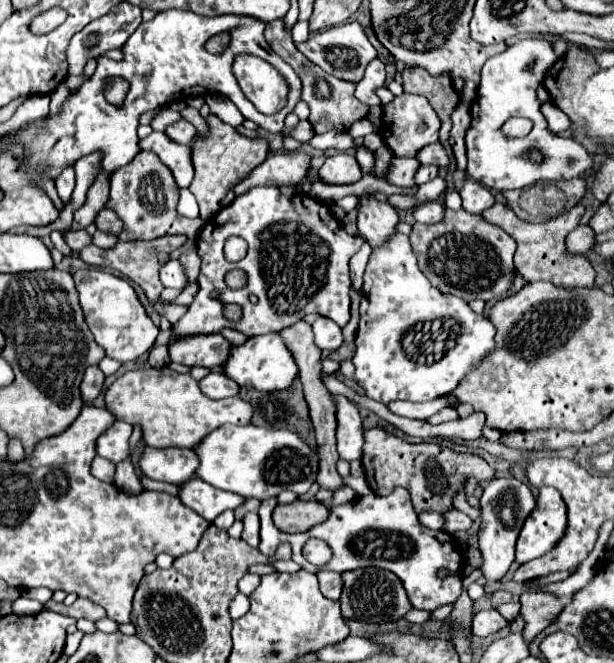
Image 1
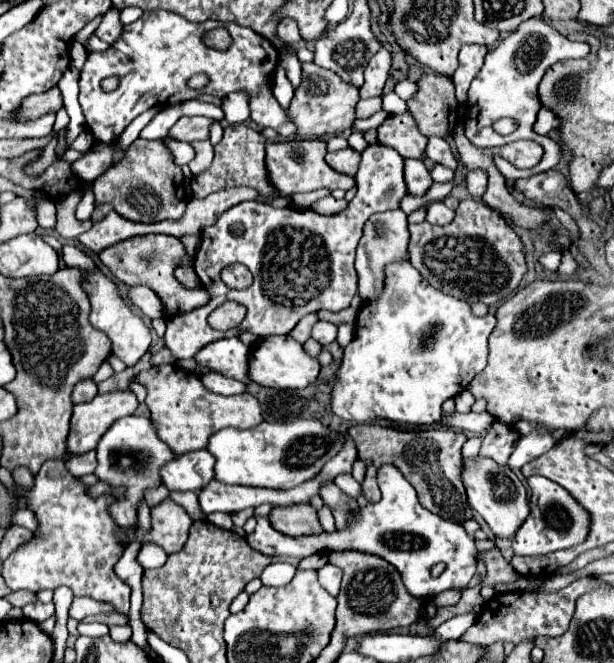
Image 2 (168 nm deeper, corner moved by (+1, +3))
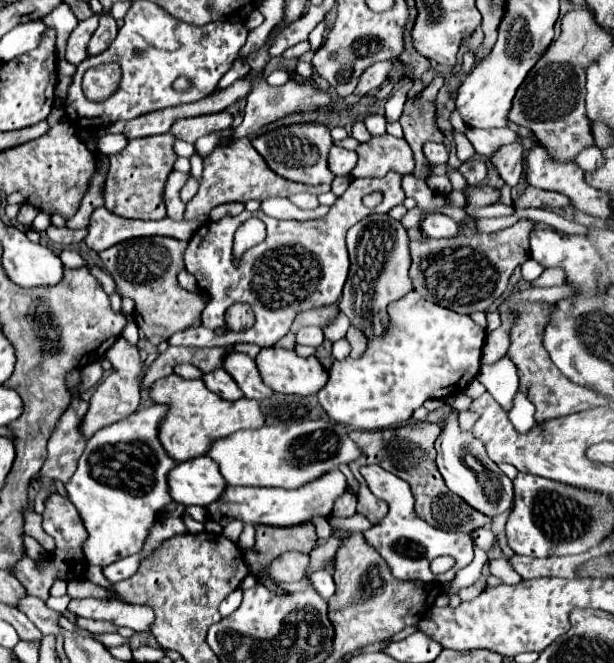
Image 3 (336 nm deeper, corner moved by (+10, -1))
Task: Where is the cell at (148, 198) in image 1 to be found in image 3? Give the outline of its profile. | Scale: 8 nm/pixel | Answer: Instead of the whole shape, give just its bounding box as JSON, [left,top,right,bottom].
[105,133,177,221]

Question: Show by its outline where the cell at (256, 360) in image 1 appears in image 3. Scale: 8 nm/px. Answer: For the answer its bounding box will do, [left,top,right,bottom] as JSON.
[255,347,327,395]

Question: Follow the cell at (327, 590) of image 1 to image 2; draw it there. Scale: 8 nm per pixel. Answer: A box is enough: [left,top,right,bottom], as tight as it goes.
[318,563,342,595]

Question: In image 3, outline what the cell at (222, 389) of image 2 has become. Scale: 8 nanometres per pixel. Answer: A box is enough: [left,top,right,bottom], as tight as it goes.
[203,369,243,401]

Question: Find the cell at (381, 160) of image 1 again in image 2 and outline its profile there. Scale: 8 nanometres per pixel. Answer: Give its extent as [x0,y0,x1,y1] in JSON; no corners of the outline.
[166,145,408,359]

